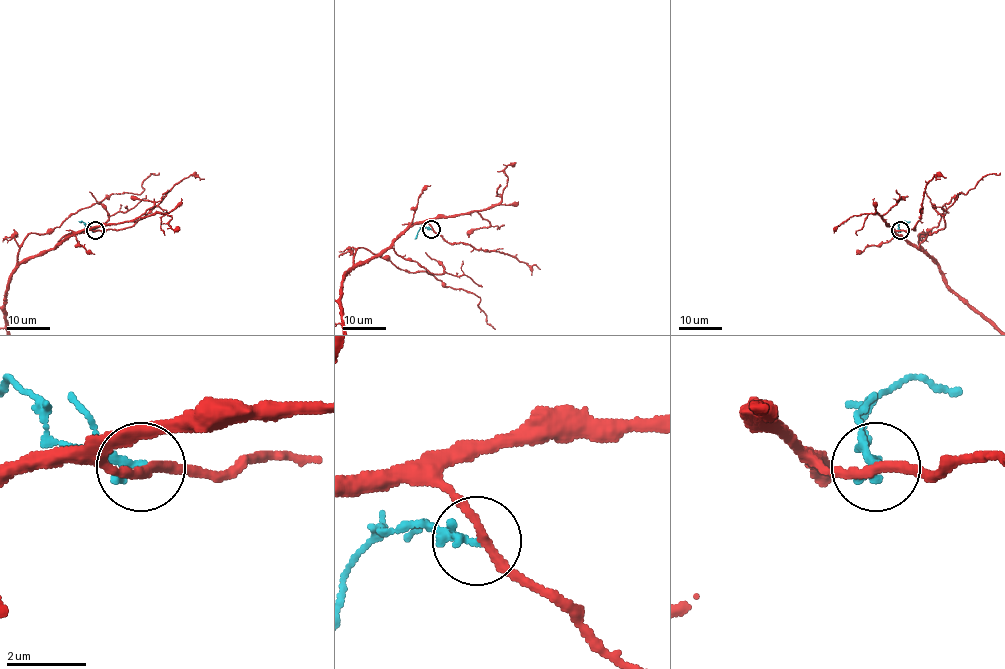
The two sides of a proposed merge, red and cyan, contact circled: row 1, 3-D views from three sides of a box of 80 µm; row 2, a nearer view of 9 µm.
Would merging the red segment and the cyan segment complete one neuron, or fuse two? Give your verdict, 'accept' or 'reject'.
reject

